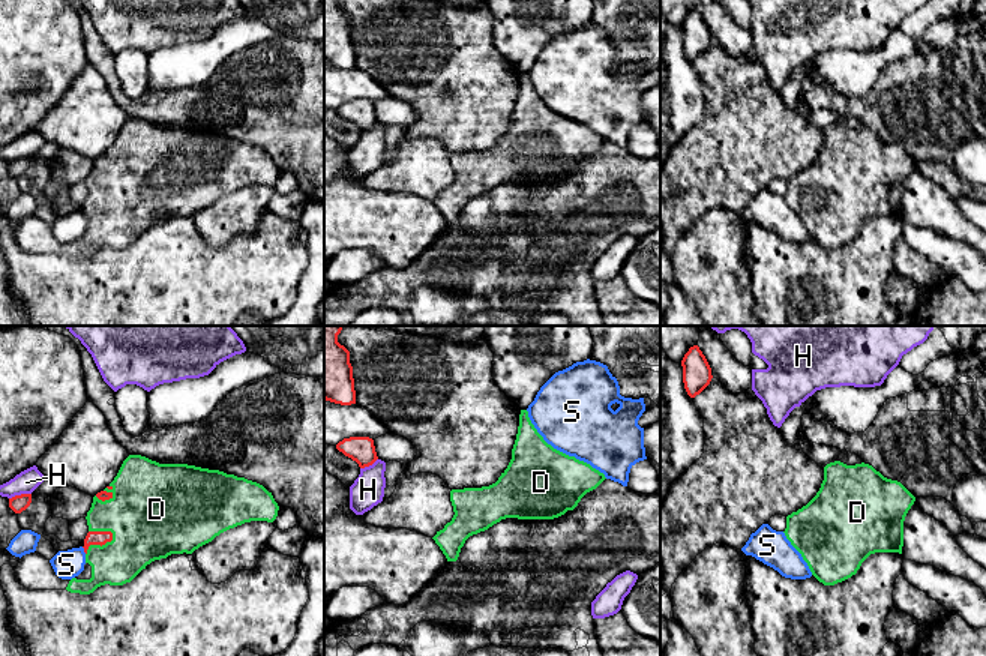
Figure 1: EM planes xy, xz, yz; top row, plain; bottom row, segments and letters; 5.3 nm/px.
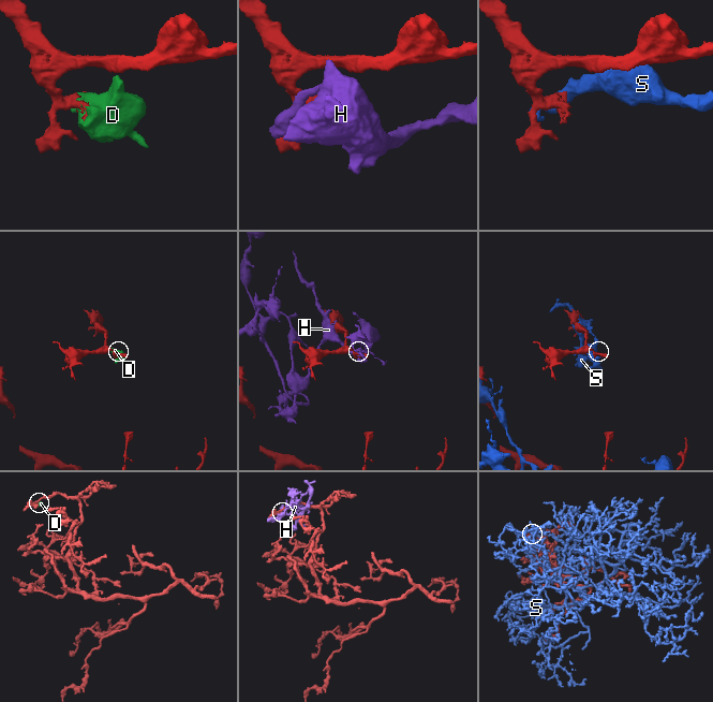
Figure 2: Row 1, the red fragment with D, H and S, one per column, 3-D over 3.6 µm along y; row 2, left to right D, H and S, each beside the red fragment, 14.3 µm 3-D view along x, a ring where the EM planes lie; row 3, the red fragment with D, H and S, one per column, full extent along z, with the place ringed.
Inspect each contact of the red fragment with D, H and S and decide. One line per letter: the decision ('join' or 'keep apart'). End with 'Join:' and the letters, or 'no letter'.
D: join
H: keep apart
S: keep apart
Join: D

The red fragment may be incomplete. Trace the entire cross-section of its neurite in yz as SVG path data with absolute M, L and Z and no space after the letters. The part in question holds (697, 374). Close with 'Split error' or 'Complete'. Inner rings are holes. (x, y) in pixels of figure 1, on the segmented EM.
M698 345L689 348L681 366L684 389L690 398L695 398L710 384L711 368Z. Complete

